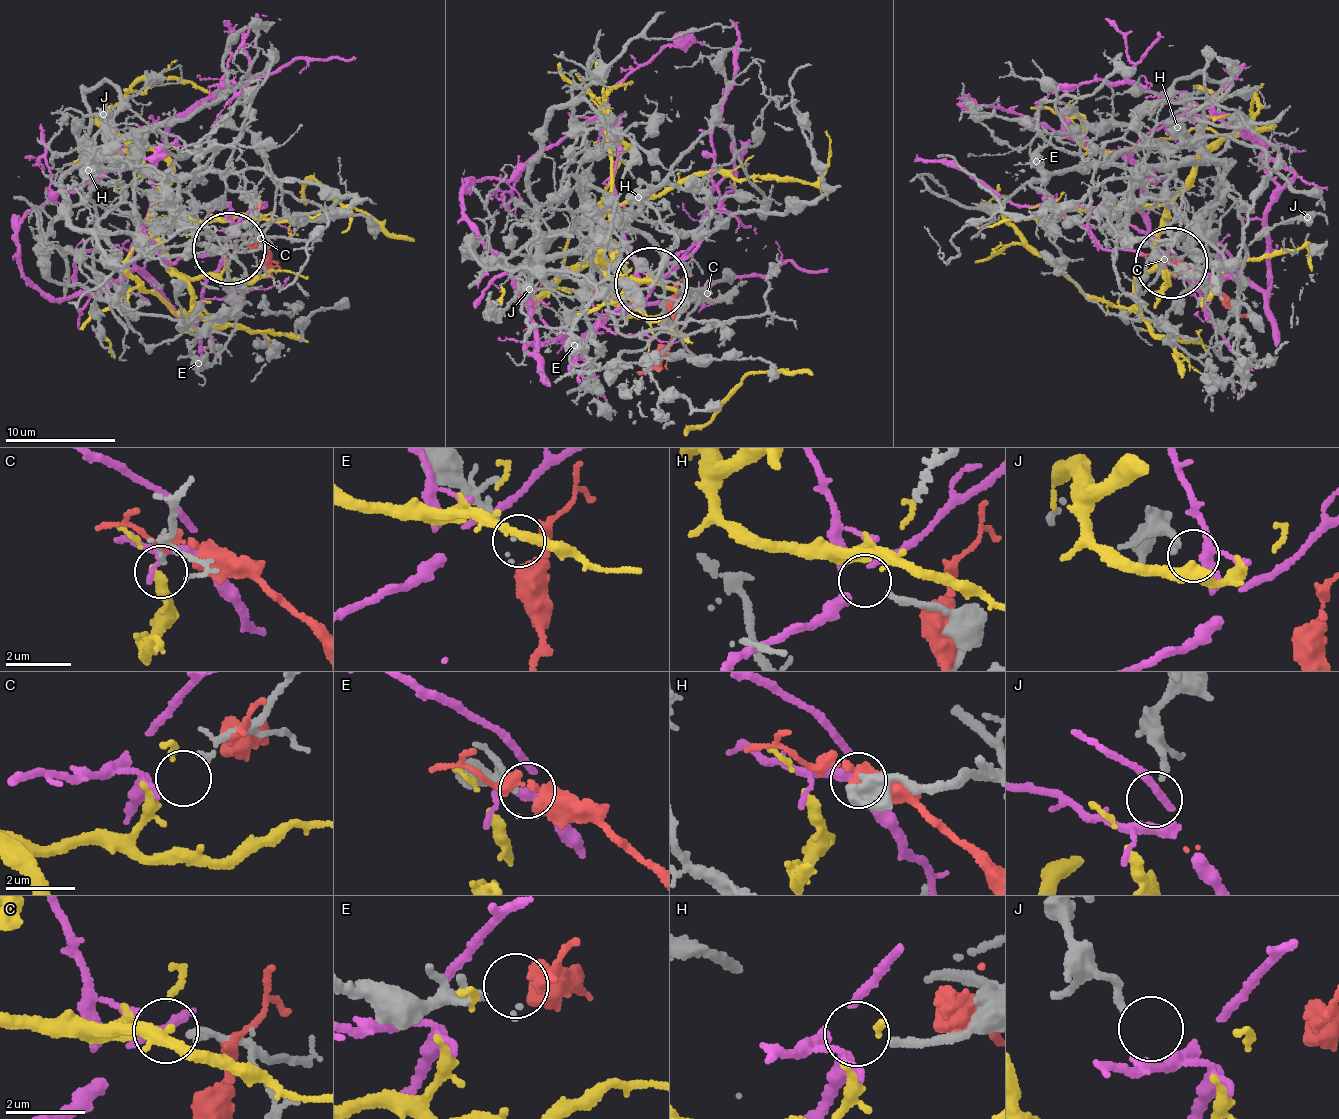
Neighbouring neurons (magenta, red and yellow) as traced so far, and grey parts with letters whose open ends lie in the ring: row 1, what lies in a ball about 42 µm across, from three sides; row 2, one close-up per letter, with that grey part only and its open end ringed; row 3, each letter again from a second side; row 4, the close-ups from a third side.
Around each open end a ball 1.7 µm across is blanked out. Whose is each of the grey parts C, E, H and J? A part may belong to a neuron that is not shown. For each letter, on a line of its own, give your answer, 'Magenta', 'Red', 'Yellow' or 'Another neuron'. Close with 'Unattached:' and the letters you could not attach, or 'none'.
C: Yellow
E: Red
H: Another neuron
J: Another neuron
Unattached: H, J

